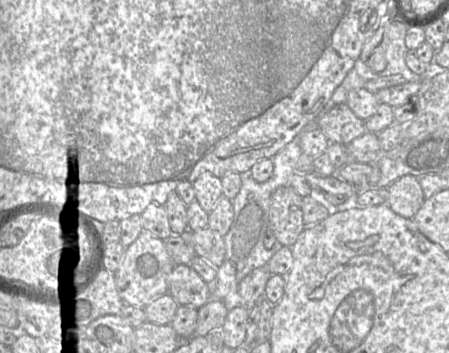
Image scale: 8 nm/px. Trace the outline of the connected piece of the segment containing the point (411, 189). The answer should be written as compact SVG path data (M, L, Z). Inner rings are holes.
M411 175L403 176L388 186L386 203L393 212L413 219L423 205L425 197L419 180Z

